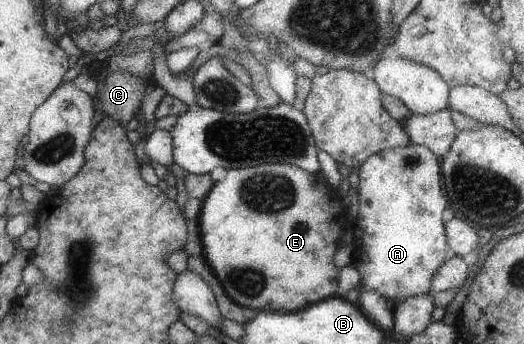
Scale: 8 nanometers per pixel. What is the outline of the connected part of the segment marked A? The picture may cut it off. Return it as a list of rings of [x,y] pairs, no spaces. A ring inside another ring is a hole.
[[[410,142],[403,148],[397,146],[373,154],[357,169],[359,186],[353,200],[358,202],[359,212],[352,232],[355,251],[350,264],[361,274],[359,287],[375,290],[395,305],[407,298],[430,292],[433,276],[438,273],[441,264],[454,255],[447,244],[445,224],[441,218],[443,210],[447,208],[447,198],[443,198],[443,168],[439,168],[437,157],[429,148]]]

